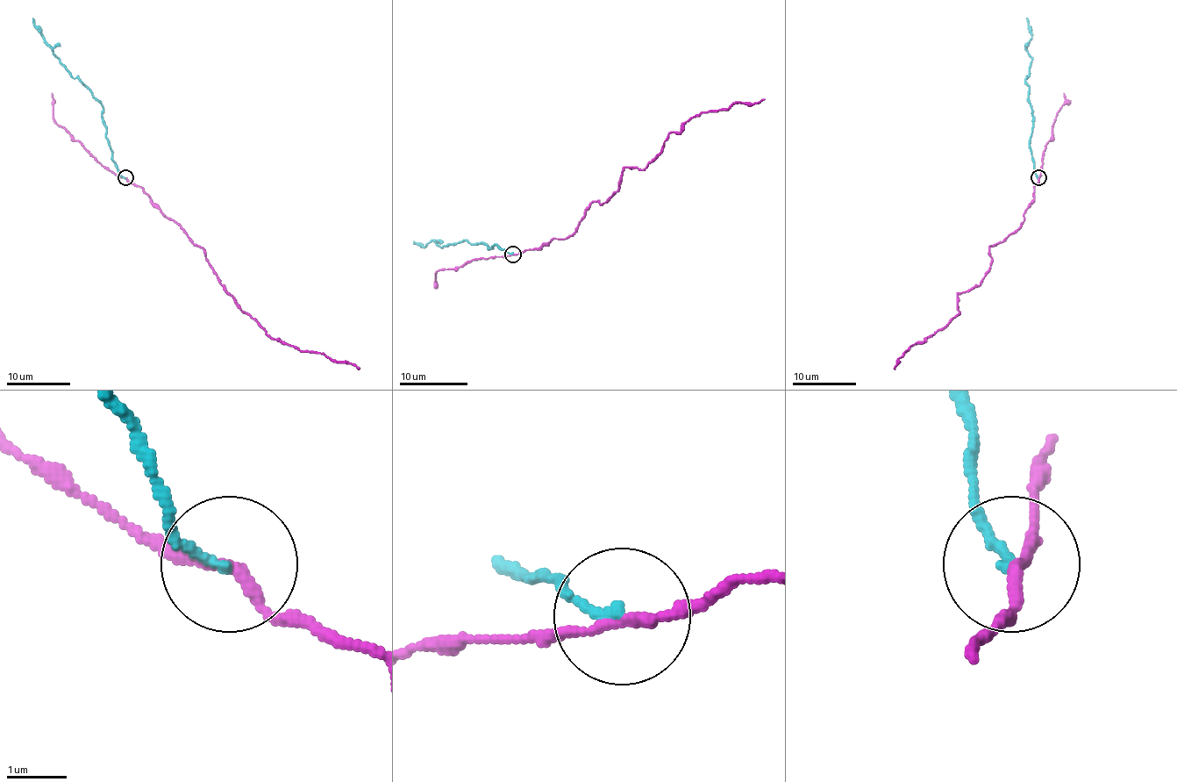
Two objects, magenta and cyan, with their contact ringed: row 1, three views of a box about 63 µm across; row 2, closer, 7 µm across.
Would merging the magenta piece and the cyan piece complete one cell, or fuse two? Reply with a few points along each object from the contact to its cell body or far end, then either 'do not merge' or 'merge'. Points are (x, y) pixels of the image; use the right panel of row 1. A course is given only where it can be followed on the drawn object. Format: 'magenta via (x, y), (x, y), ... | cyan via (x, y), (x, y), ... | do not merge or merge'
magenta via (1038, 178), (1024, 221), (989, 248), (991, 268), (981, 283), (959, 293), (960, 312), (906, 350), (895, 369) | cyan via (1038, 178), (1034, 172), (1029, 145), (1032, 132), (1026, 79), (1032, 60), (1026, 44), (1032, 36), (1026, 18) | do not merge

